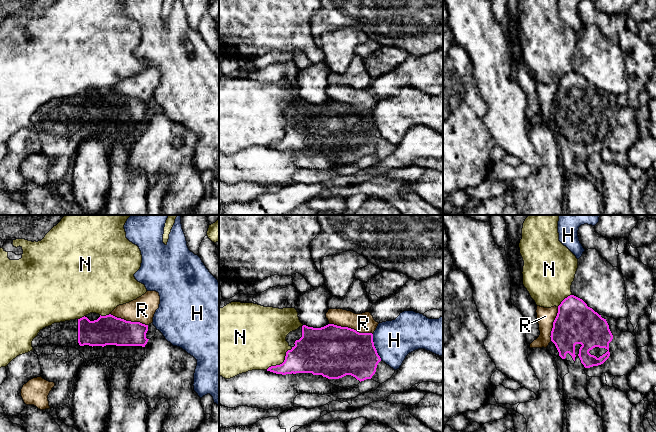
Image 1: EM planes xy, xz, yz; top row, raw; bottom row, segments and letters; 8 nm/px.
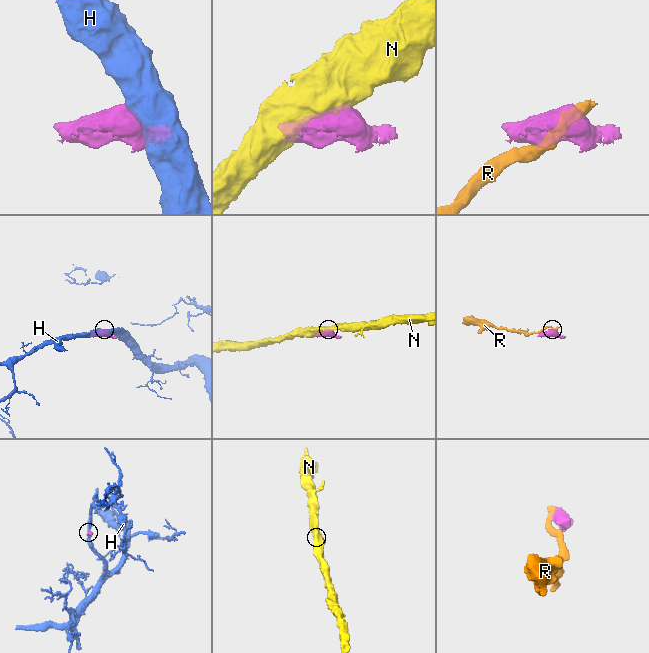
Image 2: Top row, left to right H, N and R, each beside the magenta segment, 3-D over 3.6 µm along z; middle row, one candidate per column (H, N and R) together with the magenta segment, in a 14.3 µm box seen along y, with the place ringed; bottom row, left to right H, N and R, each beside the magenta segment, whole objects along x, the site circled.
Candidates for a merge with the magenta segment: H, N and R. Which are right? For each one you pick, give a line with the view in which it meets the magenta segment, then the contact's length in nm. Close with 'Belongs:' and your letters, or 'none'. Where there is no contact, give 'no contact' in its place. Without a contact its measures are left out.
Belongs: none

